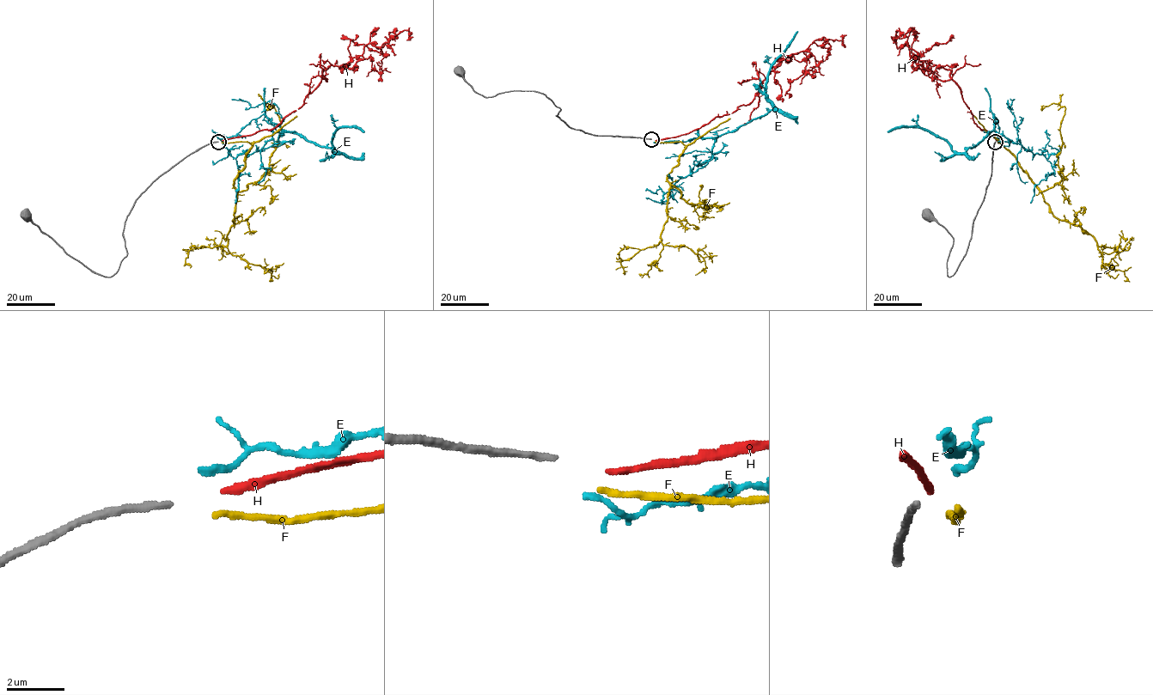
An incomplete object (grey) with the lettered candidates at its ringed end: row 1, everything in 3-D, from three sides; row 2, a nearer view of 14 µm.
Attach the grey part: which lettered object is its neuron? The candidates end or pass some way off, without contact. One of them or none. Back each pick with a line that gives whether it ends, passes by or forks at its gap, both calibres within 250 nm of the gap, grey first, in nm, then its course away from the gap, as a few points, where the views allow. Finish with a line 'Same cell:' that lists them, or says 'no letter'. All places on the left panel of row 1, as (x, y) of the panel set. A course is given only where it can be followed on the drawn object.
Same cell: no letter

